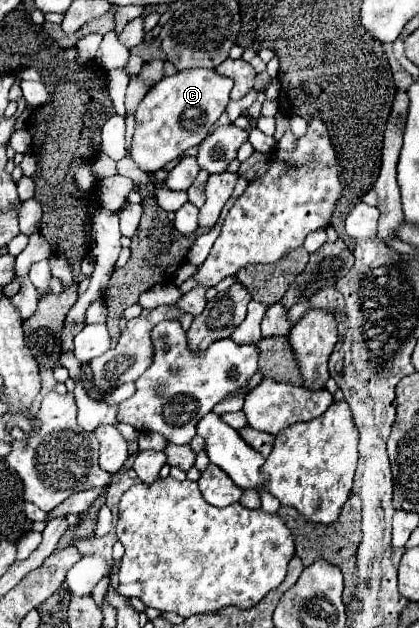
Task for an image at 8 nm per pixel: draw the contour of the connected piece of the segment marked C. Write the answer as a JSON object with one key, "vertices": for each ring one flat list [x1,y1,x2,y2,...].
{"vertices":[[185,69,163,77,153,85,135,113,135,133,131,157,147,173,159,171,165,163,177,159,189,147,199,145,211,131,213,123,227,107,233,81,215,69]]}

